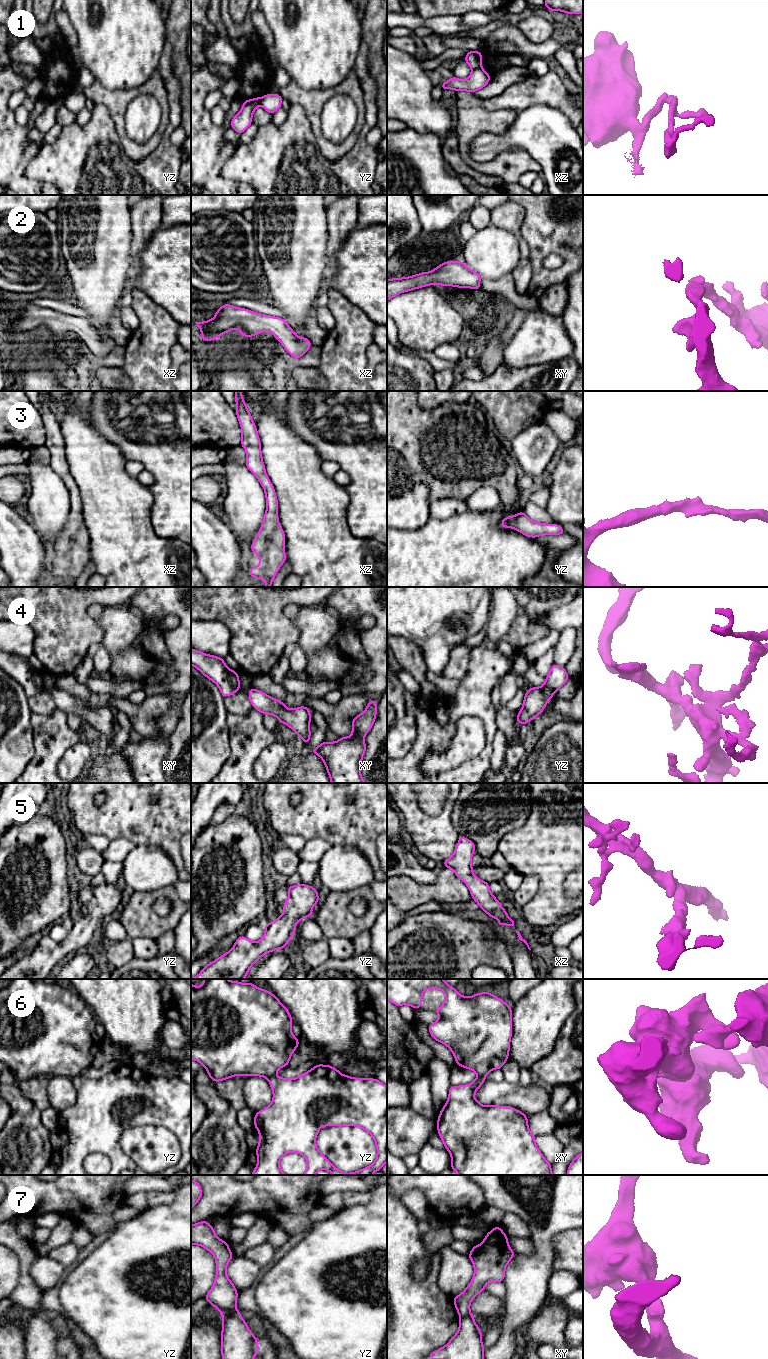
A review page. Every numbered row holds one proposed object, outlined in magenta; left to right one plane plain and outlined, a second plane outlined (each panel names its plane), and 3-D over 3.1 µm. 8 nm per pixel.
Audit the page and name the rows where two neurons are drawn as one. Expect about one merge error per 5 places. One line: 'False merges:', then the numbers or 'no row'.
False merges: 1, 6, 7

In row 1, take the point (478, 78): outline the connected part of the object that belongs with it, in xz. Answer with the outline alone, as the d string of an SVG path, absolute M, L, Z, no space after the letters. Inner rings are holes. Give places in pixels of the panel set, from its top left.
M482 68L472 70L470 76L461 80L453 76L451 79L447 80L445 83L440 84L441 88L452 89L458 91L468 91L473 93L477 90L482 89L488 84L491 77L490 75Z

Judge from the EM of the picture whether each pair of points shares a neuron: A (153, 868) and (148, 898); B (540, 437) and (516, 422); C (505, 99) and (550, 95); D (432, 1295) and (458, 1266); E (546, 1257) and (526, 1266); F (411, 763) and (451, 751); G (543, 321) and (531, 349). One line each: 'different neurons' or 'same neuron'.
A: different neurons
B: different neurons
C: same neuron
D: different neurons
E: same neuron
F: different neurons
G: same neuron

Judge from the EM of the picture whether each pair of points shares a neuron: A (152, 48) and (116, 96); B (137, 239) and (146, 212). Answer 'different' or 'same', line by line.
A: different
B: same

